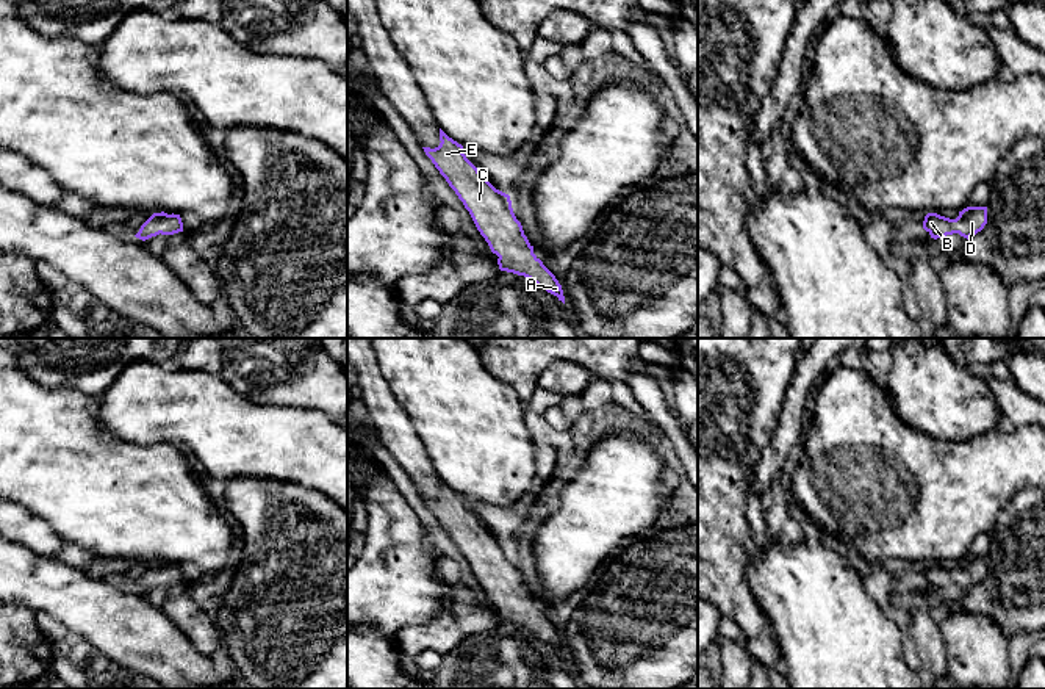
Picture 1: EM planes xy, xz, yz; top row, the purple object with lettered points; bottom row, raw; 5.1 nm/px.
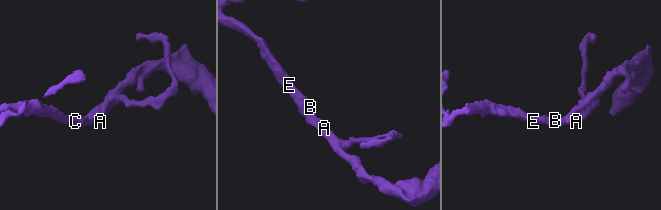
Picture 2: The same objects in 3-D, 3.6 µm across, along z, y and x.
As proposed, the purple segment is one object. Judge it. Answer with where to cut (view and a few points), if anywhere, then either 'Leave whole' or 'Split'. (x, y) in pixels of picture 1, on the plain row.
No split. Leave whole

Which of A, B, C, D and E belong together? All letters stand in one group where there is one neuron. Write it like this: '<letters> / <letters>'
A B C D E

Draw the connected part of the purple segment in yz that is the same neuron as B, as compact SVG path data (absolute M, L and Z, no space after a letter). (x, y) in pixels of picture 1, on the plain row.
M967 557L959 562L956 570L940 567L937 564L928 564L923 572L923 579L937 590L940 587L959 584L964 589L970 589L981 583L987 575L987 557Z

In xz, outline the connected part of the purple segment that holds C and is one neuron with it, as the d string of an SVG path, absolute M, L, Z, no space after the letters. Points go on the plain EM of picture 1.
M440 479L440 496L422 498L469 562L477 581L496 604L501 622L524 626L565 655L562 636L533 604L516 570L510 547L496 540L463 504L463 496Z

